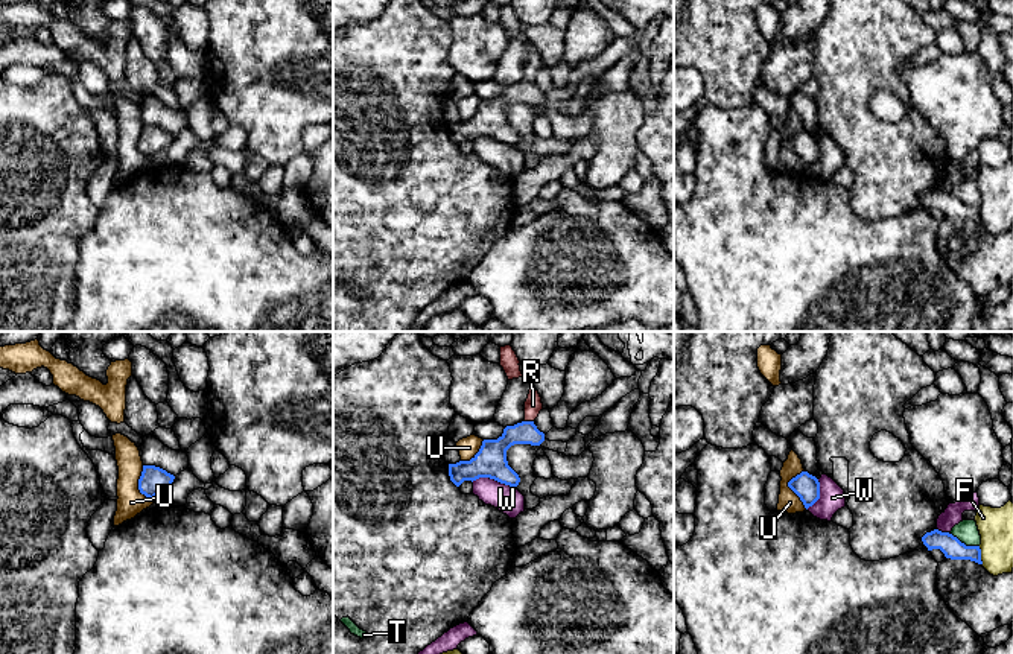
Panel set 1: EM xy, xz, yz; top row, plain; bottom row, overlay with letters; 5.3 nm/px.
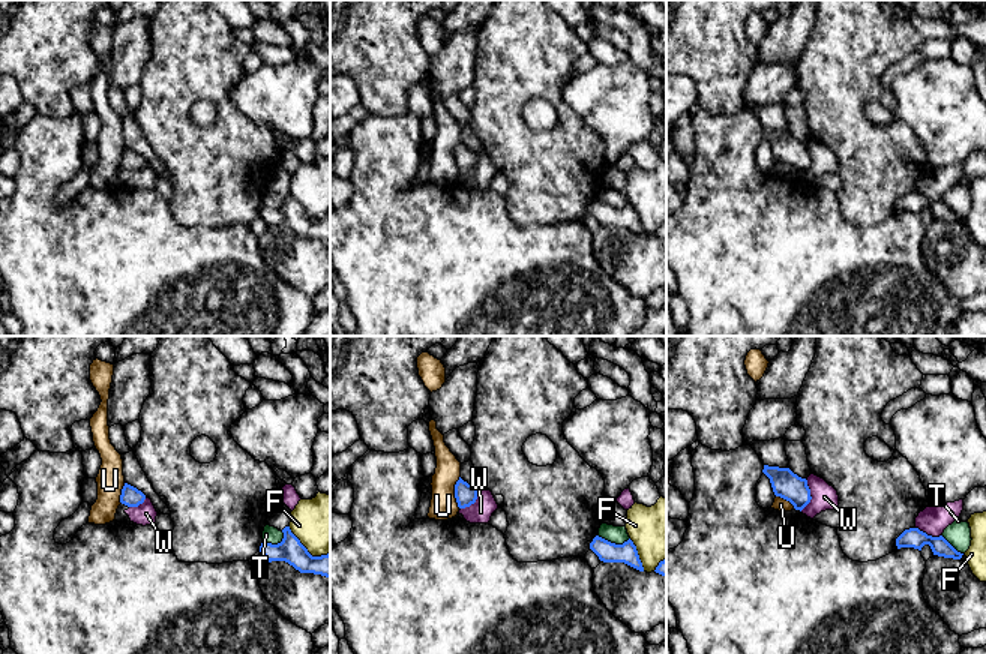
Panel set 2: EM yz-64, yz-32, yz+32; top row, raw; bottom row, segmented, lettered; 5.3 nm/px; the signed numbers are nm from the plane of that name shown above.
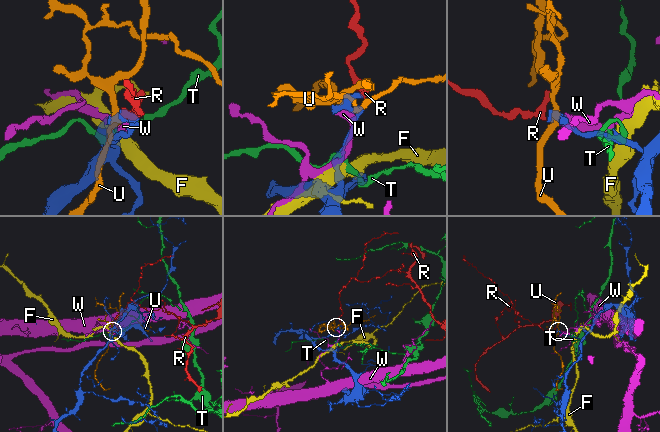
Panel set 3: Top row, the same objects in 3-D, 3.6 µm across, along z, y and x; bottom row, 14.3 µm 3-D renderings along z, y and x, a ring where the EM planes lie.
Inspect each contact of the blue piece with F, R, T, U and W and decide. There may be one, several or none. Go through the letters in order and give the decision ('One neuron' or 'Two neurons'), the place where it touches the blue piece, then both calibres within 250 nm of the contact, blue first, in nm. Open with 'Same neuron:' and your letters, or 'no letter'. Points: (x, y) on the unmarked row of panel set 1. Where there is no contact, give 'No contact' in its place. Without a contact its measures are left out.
Same neuron: no letter
F: Two neurons. Touches blue at yz (980, 215). Thickness 110 nm (blue) against 190 nm
R: Two neurons. Touches blue at xz (530, 81). Thickness 140 nm (blue) against 90 nm
T: Two neurons. Touches blue at yz (963, 203). Thickness 110 nm (blue) against 120 nm
U: Two neurons. Touches blue at yz (790, 146). Thickness 140 nm (blue) against 110 nm
W: Two neurons. Touches blue at xz (493, 137). Thickness 170 nm (blue) against 150 nm

